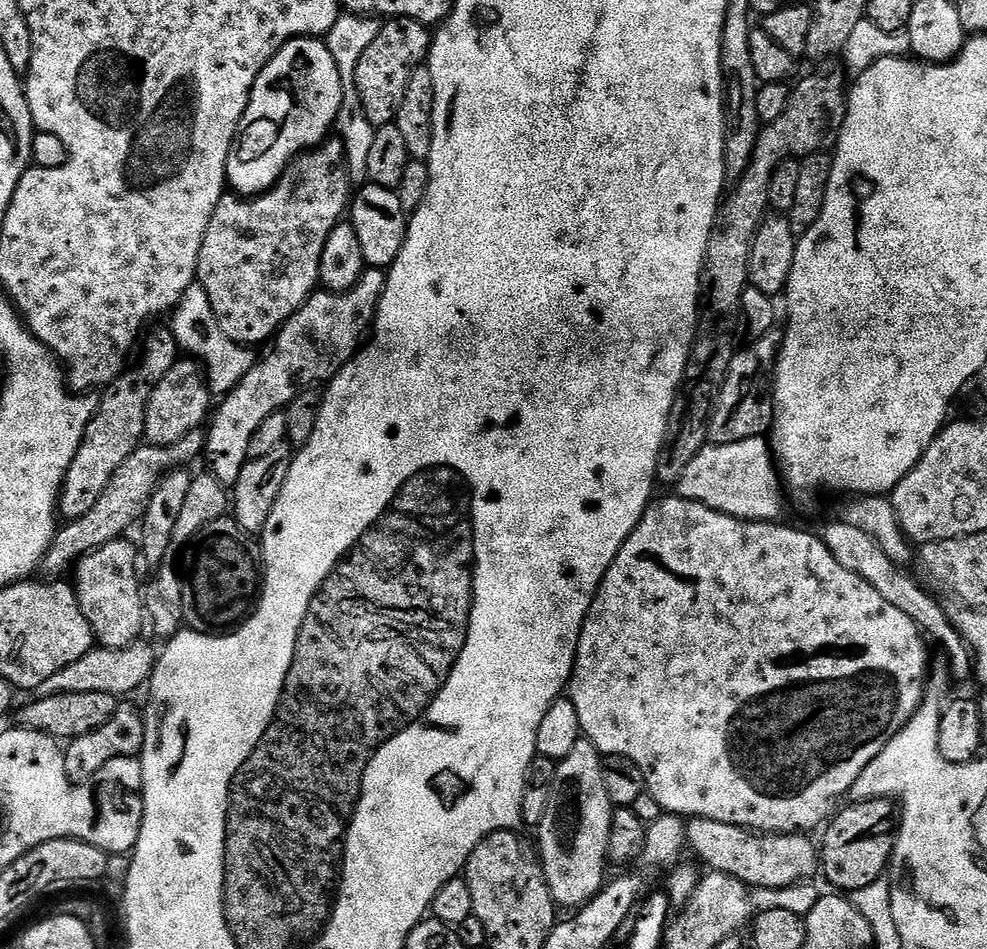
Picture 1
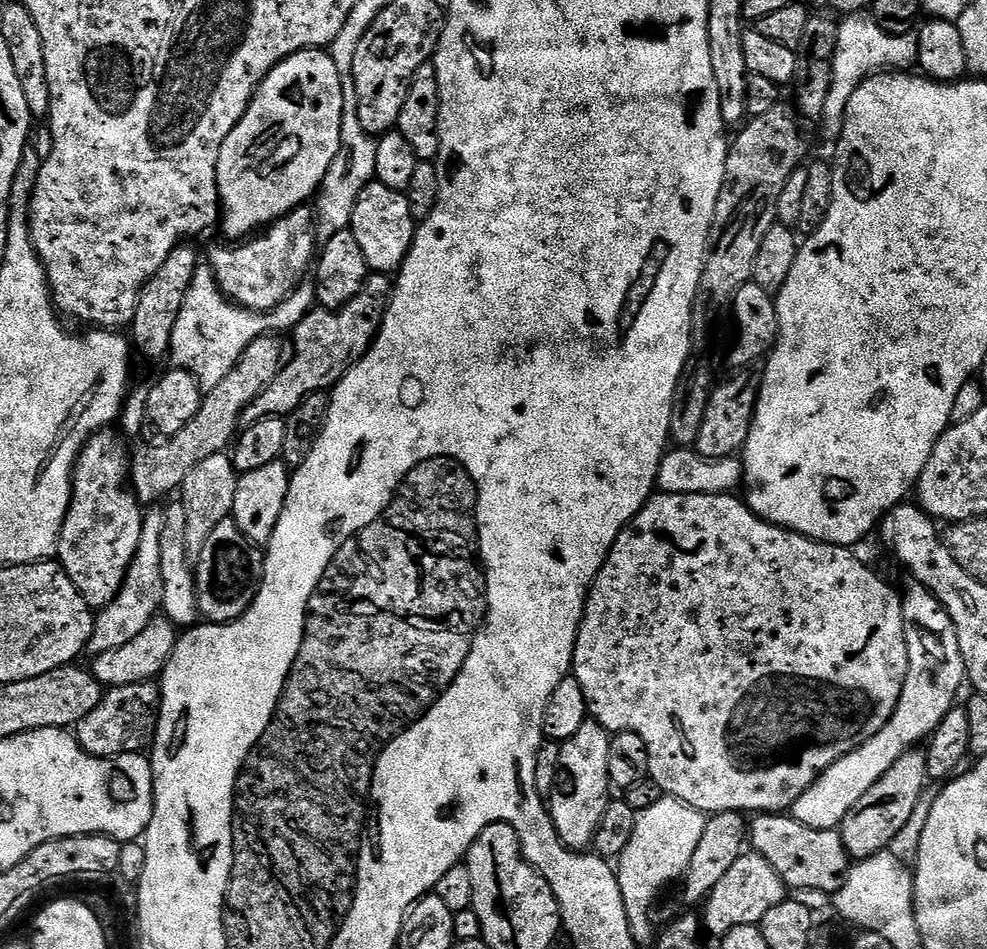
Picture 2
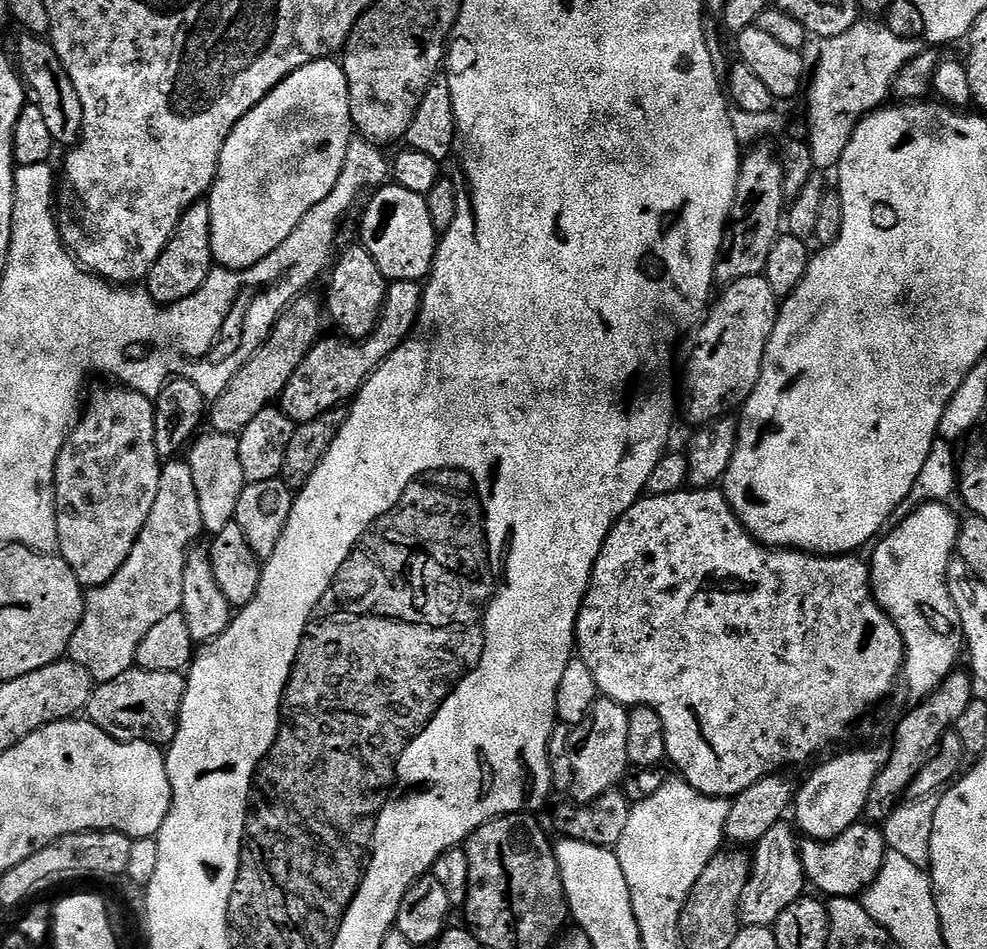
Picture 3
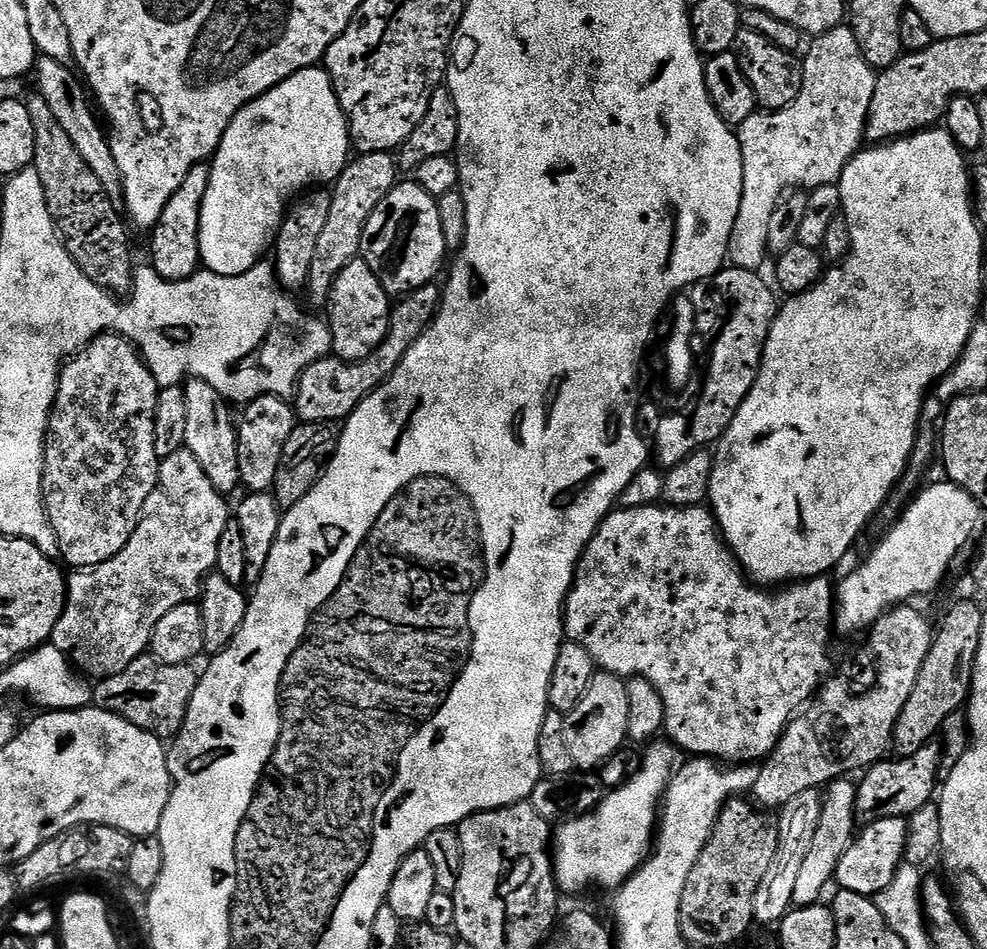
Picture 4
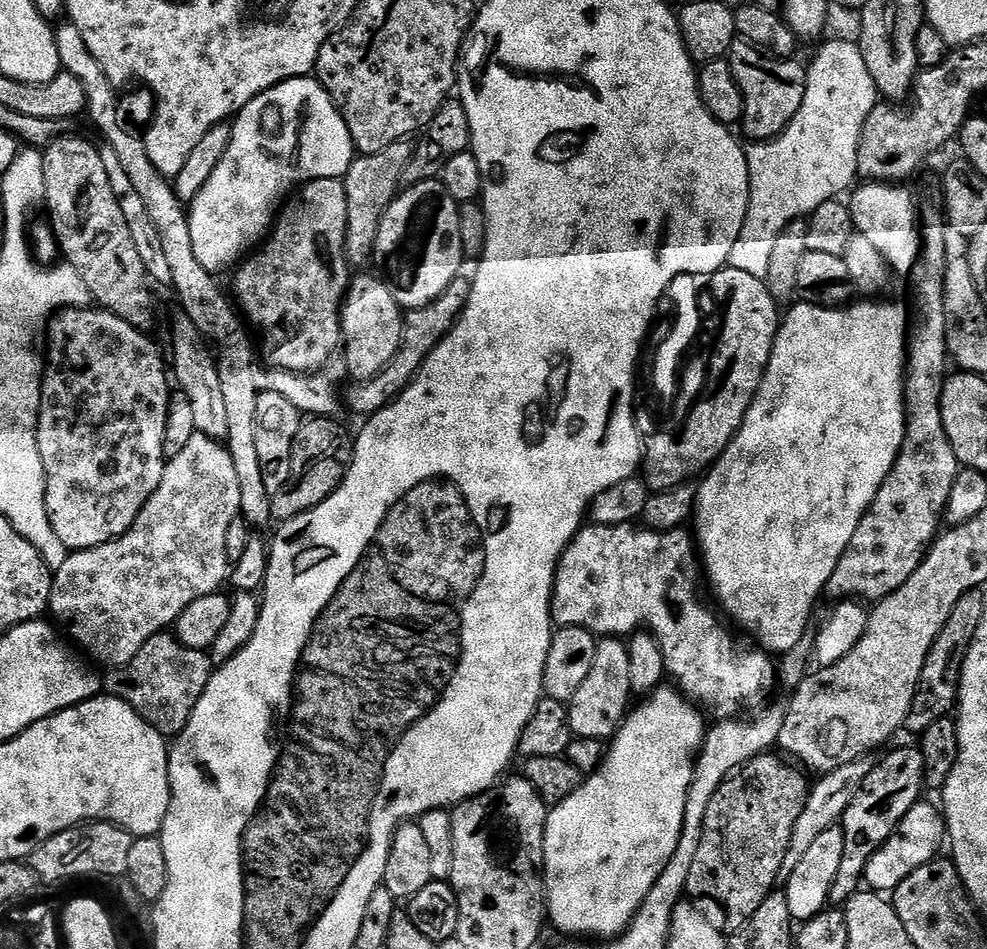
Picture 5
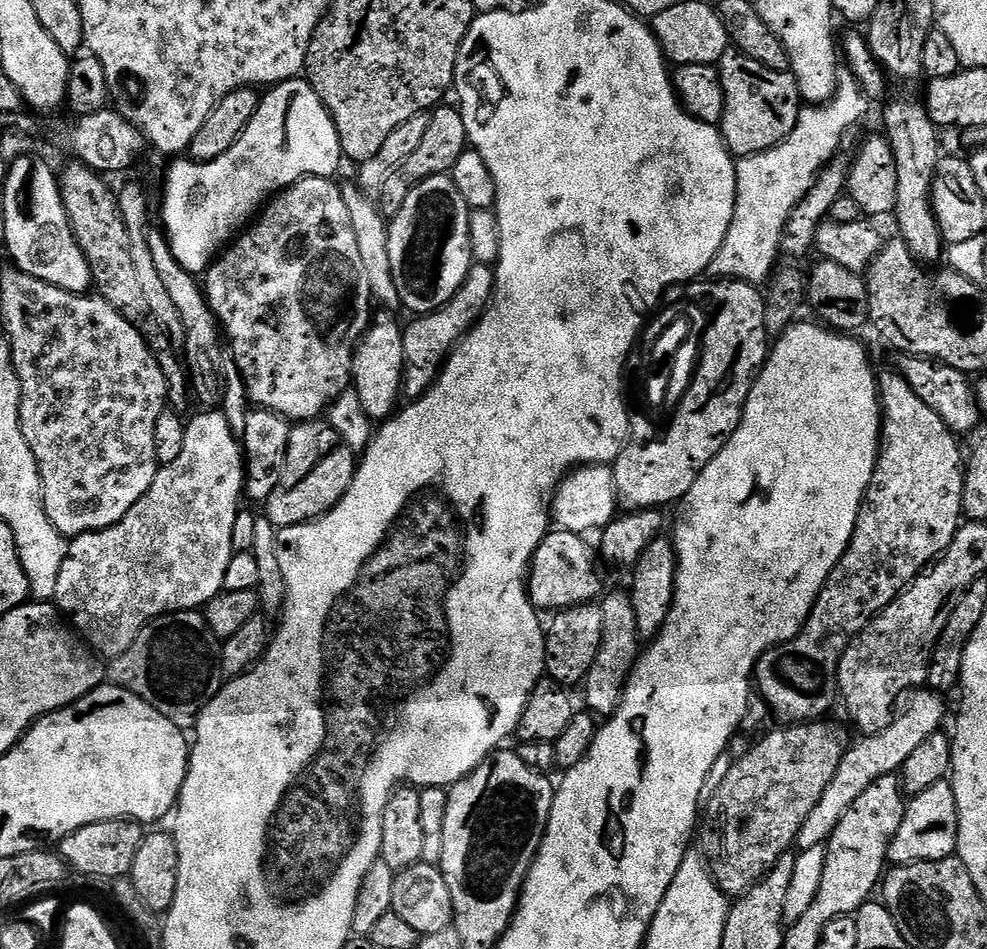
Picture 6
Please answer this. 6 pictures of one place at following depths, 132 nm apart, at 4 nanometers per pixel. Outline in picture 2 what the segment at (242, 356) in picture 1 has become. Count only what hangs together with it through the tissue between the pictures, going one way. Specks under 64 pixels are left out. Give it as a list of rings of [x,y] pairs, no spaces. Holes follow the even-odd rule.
[[[196,280],[188,291],[186,302],[182,306],[182,314],[178,314],[176,329],[172,335],[170,356],[179,367],[192,372],[200,380],[204,391],[214,389],[226,374],[242,358],[242,354],[260,336],[269,331],[272,324],[271,315],[263,311],[249,310],[237,306],[220,285],[212,288],[213,280]]]

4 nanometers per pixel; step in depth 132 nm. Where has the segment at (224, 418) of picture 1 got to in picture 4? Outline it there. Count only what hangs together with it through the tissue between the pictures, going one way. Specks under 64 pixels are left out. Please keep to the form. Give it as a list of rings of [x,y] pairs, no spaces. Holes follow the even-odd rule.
[[[433,282],[421,288],[415,288],[413,292],[399,297],[398,303],[392,310],[392,321],[388,327],[388,336],[382,342],[382,346],[378,346],[378,350],[374,350],[374,354],[370,354],[365,360],[359,360],[357,364],[351,364],[345,360],[327,358],[316,361],[308,366],[301,374],[296,386],[294,411],[297,417],[305,424],[331,425],[333,422],[336,422],[332,420],[337,420],[337,422],[347,420],[350,413],[352,413],[377,386],[391,378],[392,372],[398,366],[400,359],[408,353],[410,346],[414,346],[414,342],[418,342],[418,338],[423,336],[424,331],[432,325],[433,318],[435,318],[436,313],[440,311],[441,295],[441,285]]]

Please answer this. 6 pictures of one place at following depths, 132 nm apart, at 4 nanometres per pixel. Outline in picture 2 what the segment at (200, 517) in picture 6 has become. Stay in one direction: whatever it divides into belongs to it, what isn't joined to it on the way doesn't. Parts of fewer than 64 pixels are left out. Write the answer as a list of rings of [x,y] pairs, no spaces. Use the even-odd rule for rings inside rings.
[[[160,506],[145,511],[142,538],[132,559],[132,565],[118,594],[105,608],[95,613],[92,637],[88,640],[87,651],[99,654],[105,648],[117,648],[130,638],[137,636],[150,621],[155,620],[164,607],[164,582],[162,580],[162,534],[164,533],[165,509]]]

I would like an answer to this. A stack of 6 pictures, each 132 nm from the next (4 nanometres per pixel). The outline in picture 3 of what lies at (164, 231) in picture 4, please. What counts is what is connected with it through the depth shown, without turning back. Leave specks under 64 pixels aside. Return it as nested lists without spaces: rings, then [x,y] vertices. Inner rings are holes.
[[[207,203],[192,204],[184,211],[170,242],[162,250],[158,262],[148,272],[146,290],[161,306],[178,304],[190,298],[214,269],[212,259],[212,223]]]

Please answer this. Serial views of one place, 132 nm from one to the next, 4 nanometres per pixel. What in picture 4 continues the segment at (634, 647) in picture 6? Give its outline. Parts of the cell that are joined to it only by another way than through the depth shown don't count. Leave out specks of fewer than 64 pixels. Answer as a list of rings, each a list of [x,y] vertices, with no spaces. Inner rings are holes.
[[[597,671],[590,686],[586,686],[586,694],[582,694],[582,702],[578,702],[578,706],[574,706],[574,710],[566,716],[566,746],[570,746],[573,769],[584,774],[591,773],[618,749],[625,747],[629,718],[630,702],[626,699],[625,677],[616,676],[613,672]]]

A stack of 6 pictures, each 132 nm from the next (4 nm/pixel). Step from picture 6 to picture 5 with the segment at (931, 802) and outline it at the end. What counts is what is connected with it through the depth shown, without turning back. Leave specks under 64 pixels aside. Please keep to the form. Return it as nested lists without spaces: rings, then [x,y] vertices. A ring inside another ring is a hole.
[[[921,802],[915,804],[902,818],[894,835],[870,858],[864,871],[863,883],[871,891],[891,894],[903,880],[910,878],[918,866],[926,866],[941,855],[940,847],[946,844],[946,821],[939,807]]]

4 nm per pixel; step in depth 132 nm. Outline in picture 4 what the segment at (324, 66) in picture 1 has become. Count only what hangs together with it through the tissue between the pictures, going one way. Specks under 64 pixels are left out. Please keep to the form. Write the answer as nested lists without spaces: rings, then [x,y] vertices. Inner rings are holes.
[[[323,67],[303,68],[257,100],[252,100],[230,122],[215,156],[210,160],[210,186],[206,186],[206,198],[200,211],[203,267],[214,274],[234,276],[245,274],[261,263],[263,256],[260,255],[267,248],[269,251],[270,242],[275,241],[290,205],[297,199],[296,192],[303,193],[309,186],[331,185],[340,177],[349,159],[348,120],[344,117],[332,80]]]

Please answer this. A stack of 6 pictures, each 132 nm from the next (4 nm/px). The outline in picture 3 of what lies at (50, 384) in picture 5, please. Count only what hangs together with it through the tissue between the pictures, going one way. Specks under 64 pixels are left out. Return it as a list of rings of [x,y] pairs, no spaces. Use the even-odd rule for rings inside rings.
[[[108,386],[89,395],[86,407],[72,429],[64,449],[56,460],[56,525],[59,555],[74,570],[81,585],[91,590],[99,588],[124,565],[134,542],[144,529],[146,518],[158,498],[158,482],[162,457],[154,446],[153,401],[133,388]]]

